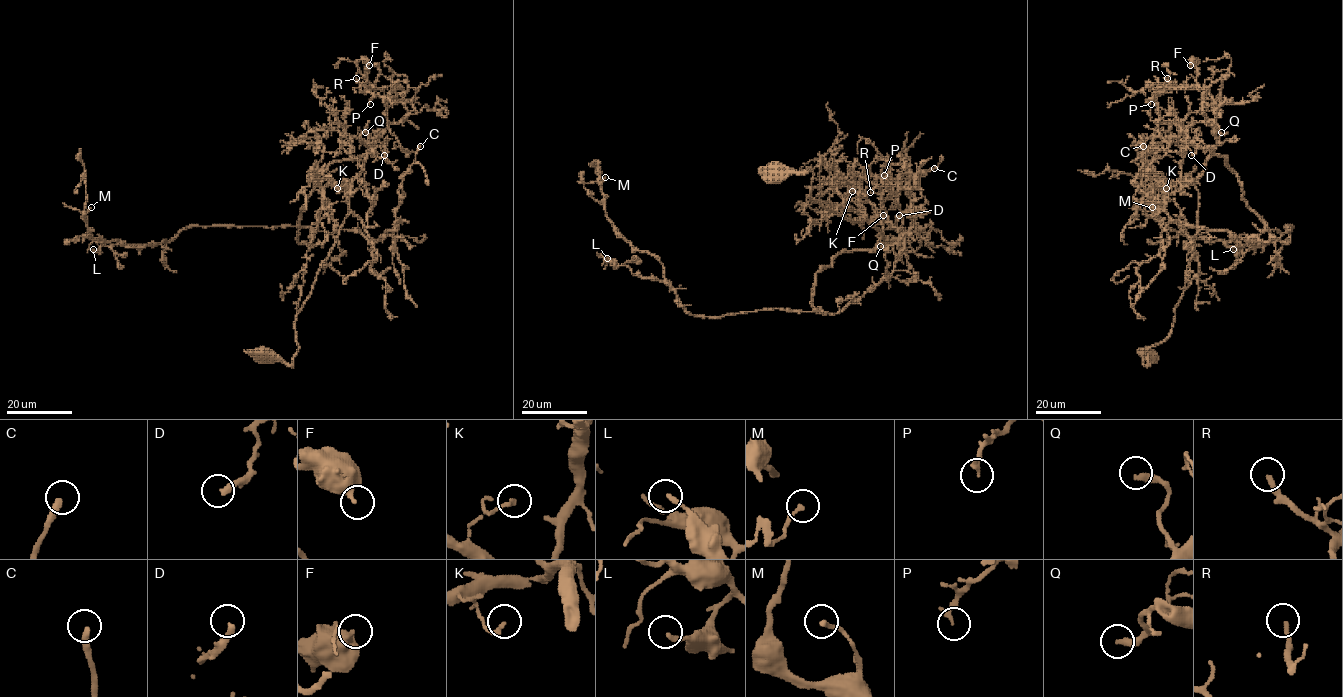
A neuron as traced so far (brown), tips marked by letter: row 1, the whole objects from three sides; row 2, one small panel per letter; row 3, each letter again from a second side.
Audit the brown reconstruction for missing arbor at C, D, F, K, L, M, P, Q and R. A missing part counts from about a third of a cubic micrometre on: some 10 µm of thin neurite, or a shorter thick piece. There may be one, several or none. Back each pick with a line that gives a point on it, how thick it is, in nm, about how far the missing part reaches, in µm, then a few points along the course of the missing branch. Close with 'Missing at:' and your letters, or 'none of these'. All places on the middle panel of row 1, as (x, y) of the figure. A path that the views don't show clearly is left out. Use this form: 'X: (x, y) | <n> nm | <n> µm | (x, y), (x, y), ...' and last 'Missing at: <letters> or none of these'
C: (934, 168) | 280 nm | 7 µm
R: (870, 192) | 220 nm | 8 µm
Missing at: C, R

